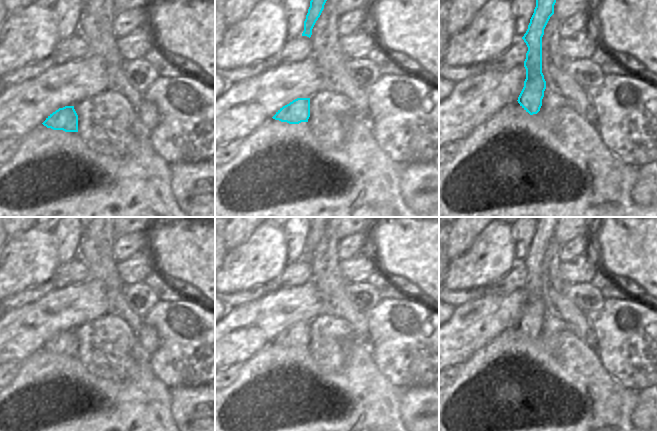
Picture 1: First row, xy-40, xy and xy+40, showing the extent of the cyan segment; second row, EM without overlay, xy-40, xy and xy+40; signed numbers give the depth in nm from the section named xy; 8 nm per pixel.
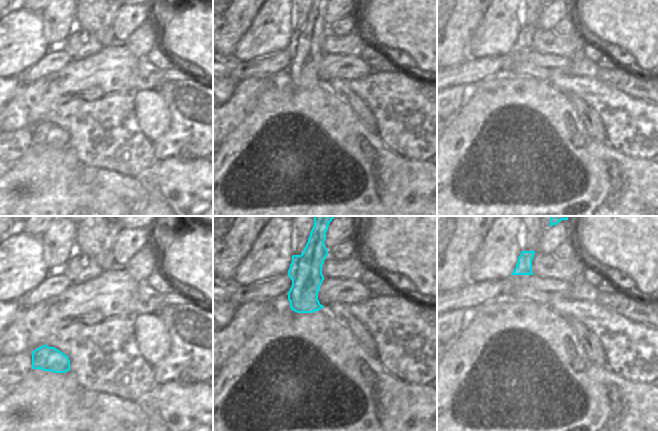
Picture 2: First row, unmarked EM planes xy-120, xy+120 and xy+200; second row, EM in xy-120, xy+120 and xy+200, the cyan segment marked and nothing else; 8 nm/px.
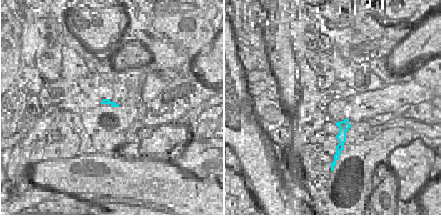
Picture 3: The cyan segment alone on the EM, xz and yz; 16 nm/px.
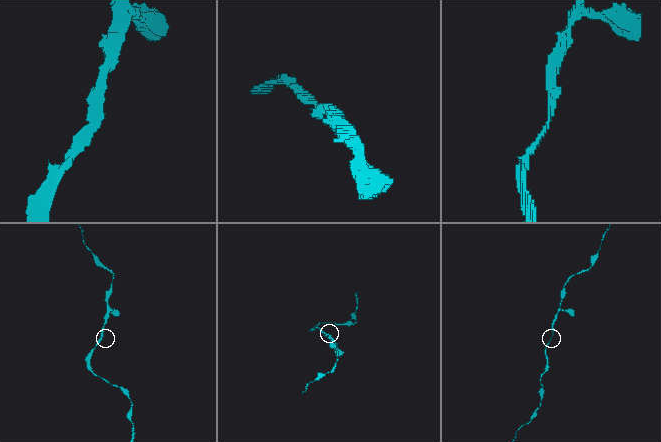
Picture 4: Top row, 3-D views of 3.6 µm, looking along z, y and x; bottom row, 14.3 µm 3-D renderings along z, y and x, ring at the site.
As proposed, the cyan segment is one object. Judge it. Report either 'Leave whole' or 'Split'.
Leave whole

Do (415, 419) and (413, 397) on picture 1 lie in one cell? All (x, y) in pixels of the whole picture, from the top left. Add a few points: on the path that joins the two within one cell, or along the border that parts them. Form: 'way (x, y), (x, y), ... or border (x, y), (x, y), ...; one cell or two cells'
way (415, 414), (415, 402); one cell

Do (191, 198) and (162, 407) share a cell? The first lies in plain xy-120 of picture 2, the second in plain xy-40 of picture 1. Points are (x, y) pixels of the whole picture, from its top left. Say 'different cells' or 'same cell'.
different cells

